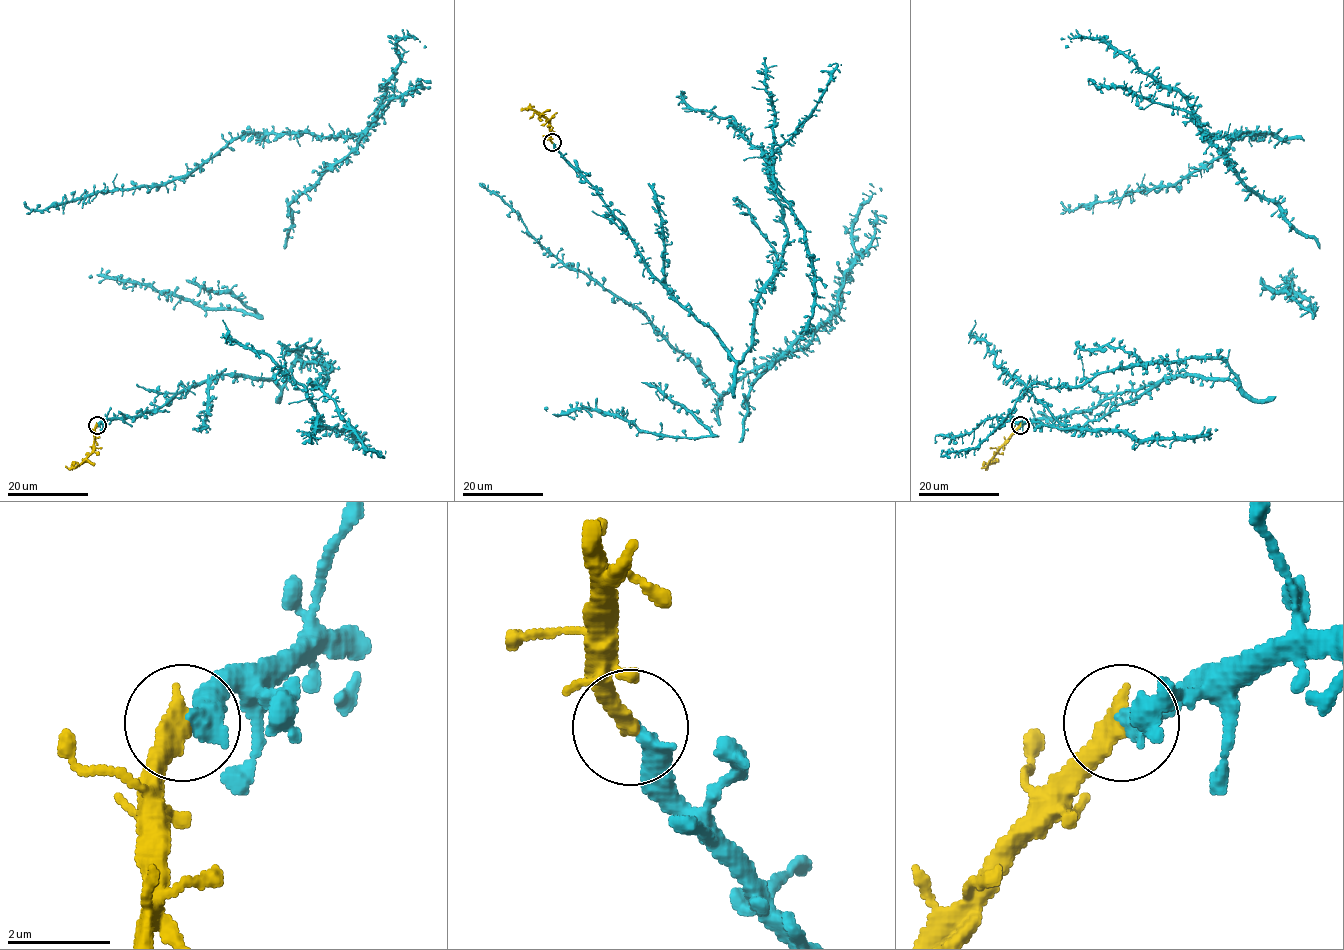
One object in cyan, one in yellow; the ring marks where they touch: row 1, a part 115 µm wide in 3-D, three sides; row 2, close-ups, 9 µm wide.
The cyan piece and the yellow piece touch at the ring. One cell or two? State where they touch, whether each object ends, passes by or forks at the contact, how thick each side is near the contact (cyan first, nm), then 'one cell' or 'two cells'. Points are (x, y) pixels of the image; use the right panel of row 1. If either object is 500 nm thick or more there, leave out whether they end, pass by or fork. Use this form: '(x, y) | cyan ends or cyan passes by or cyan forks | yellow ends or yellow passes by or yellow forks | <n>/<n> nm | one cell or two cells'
(1020, 425) | cyan ends | yellow ends | 440/440 nm | one cell

